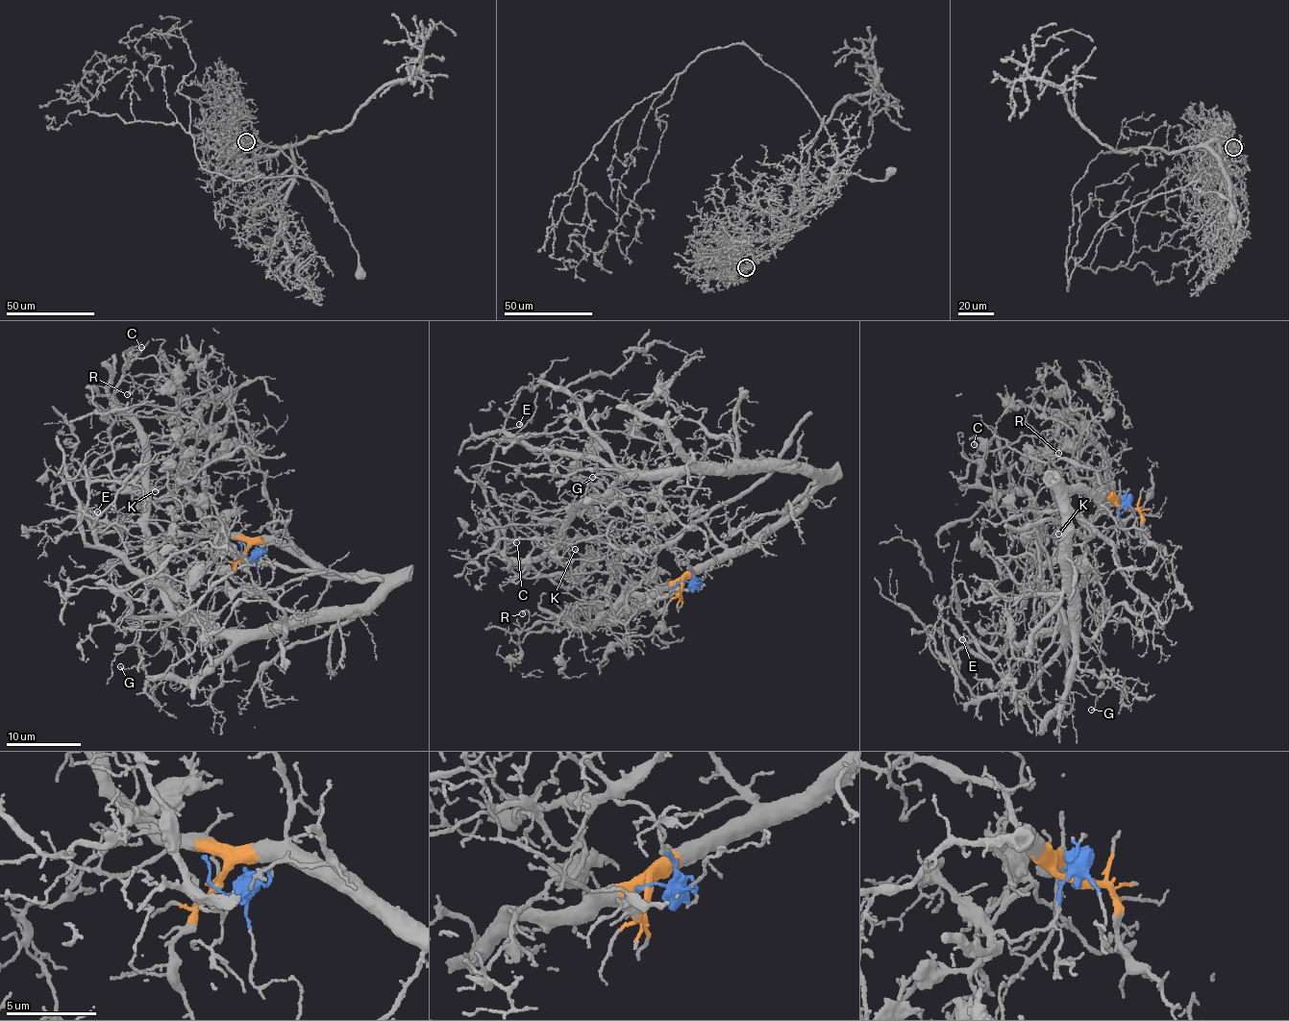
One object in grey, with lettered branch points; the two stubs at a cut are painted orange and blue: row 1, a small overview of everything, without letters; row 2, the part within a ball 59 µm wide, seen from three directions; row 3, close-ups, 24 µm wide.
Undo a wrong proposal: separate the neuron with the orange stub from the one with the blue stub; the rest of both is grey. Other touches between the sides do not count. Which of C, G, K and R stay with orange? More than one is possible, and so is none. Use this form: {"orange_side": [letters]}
{"orange_side": ["R"]}

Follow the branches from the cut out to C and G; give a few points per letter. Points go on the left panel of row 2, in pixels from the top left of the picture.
C: (244, 554), (256, 557), (239, 560), (206, 485), (210, 435), (182, 386), (129, 350), (141, 348)
G: (244, 554), (256, 557), (247, 564), (223, 554), (204, 573), (185, 582), (140, 629), (141, 667), (119, 665)

